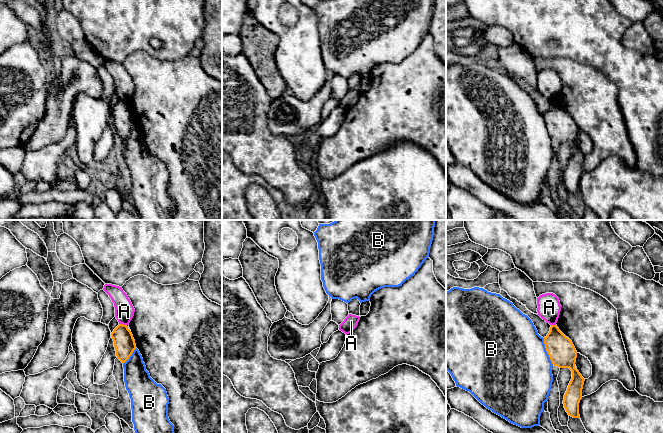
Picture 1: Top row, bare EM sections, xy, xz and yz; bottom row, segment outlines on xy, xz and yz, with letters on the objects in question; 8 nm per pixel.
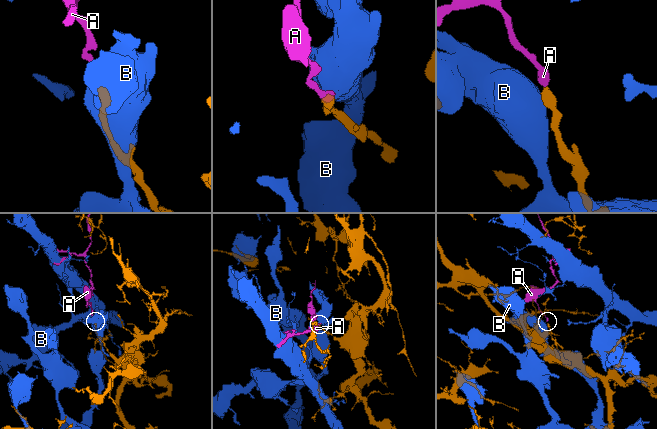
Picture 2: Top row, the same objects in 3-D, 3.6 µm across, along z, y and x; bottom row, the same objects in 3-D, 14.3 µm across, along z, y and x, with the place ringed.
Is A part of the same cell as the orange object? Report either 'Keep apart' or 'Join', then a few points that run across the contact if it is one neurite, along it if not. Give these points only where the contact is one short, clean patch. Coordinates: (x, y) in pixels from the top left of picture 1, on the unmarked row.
Keep apart. Line: xy (119, 99), (126, 101)

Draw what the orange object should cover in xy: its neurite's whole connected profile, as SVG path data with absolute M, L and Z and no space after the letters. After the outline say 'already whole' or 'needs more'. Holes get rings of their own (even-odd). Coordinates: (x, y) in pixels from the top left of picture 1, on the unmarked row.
M119 100L111 109L117 134L125 139L136 125L135 116L127 101Z; already whole

